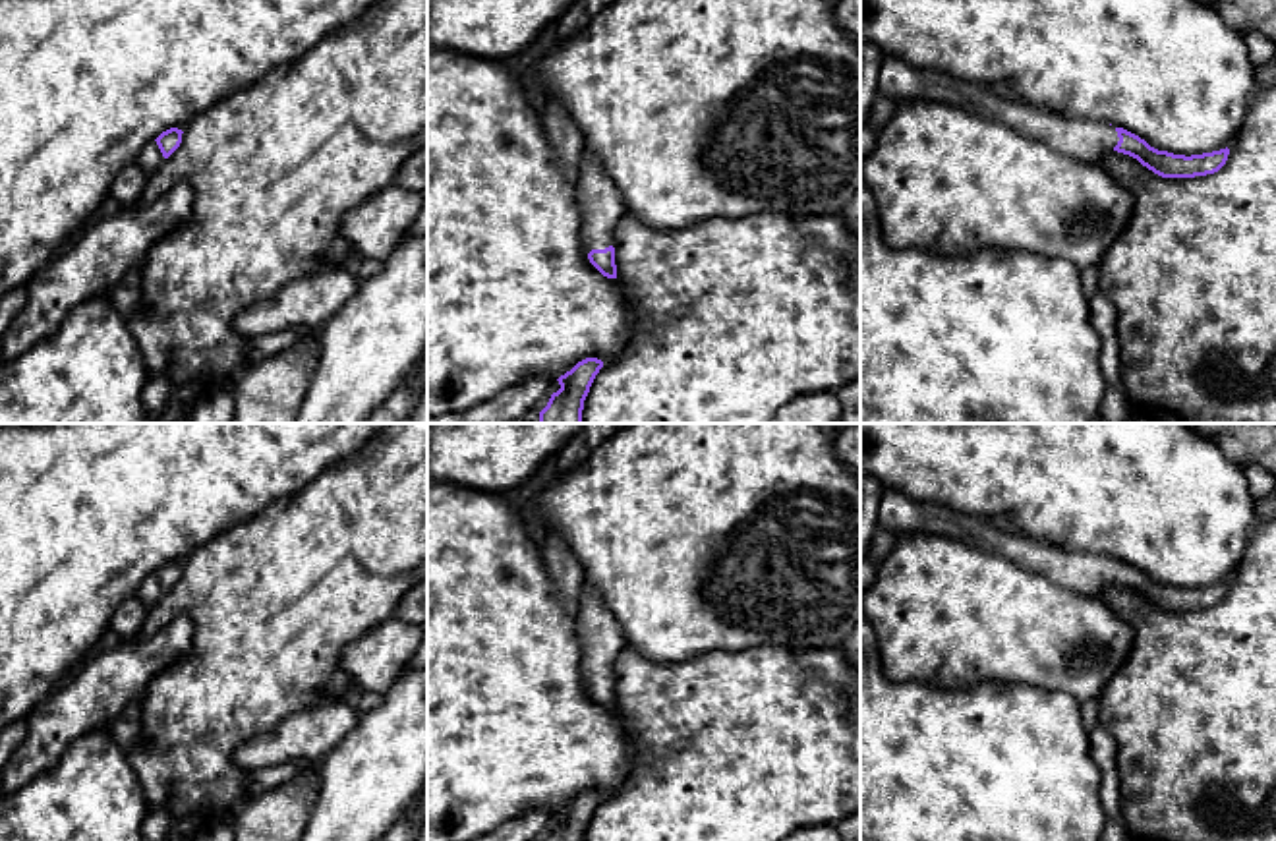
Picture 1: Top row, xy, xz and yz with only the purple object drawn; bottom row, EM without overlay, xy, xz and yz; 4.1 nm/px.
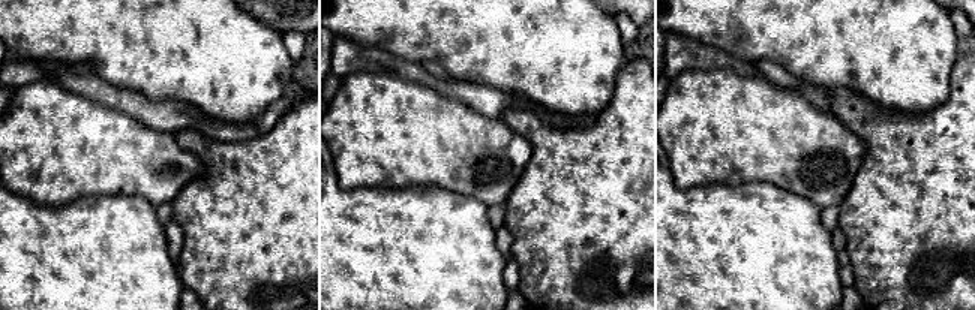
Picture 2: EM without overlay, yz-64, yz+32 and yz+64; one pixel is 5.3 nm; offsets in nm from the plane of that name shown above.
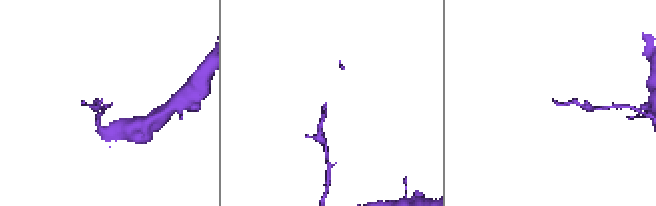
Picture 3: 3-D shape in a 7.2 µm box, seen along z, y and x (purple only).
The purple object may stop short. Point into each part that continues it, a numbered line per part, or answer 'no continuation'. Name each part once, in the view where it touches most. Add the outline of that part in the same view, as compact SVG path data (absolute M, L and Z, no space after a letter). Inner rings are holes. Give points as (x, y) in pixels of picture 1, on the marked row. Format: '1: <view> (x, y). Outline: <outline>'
1: xz (602, 207). Outline: M584 149L580 160L576 199L582 213L582 251L588 255L592 249L613 246L615 228L626 207L615 182L588 149Z

